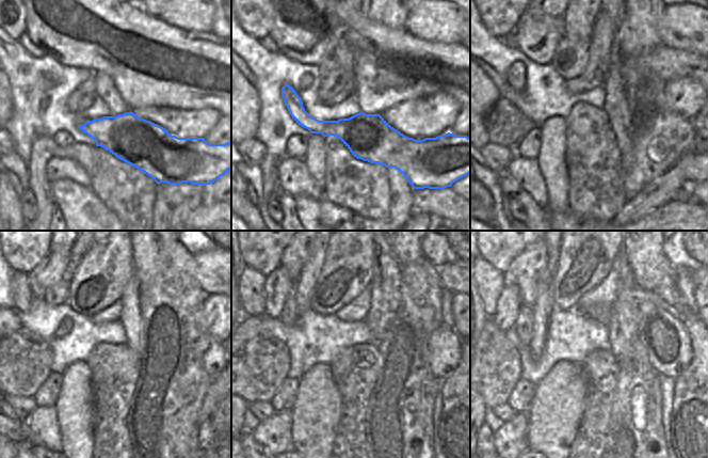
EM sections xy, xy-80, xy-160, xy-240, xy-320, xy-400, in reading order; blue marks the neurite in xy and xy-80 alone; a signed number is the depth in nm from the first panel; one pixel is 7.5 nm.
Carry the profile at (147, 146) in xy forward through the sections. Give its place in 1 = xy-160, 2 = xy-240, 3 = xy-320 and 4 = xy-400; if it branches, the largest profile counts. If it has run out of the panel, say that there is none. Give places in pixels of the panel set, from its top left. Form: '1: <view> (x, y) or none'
1: xy-160 (687, 161)
2: xy-240 (21, 297)
3: xy-320 (253, 282)
4: xy-400 (492, 284)

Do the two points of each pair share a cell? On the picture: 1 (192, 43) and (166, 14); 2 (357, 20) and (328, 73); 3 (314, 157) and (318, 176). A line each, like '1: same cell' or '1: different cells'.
1: different cells
2: different cells
3: same cell

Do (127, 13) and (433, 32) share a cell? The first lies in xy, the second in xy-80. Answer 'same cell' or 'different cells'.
different cells

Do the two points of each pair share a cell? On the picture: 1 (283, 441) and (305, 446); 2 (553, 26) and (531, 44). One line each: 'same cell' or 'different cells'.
1: different cells
2: same cell

